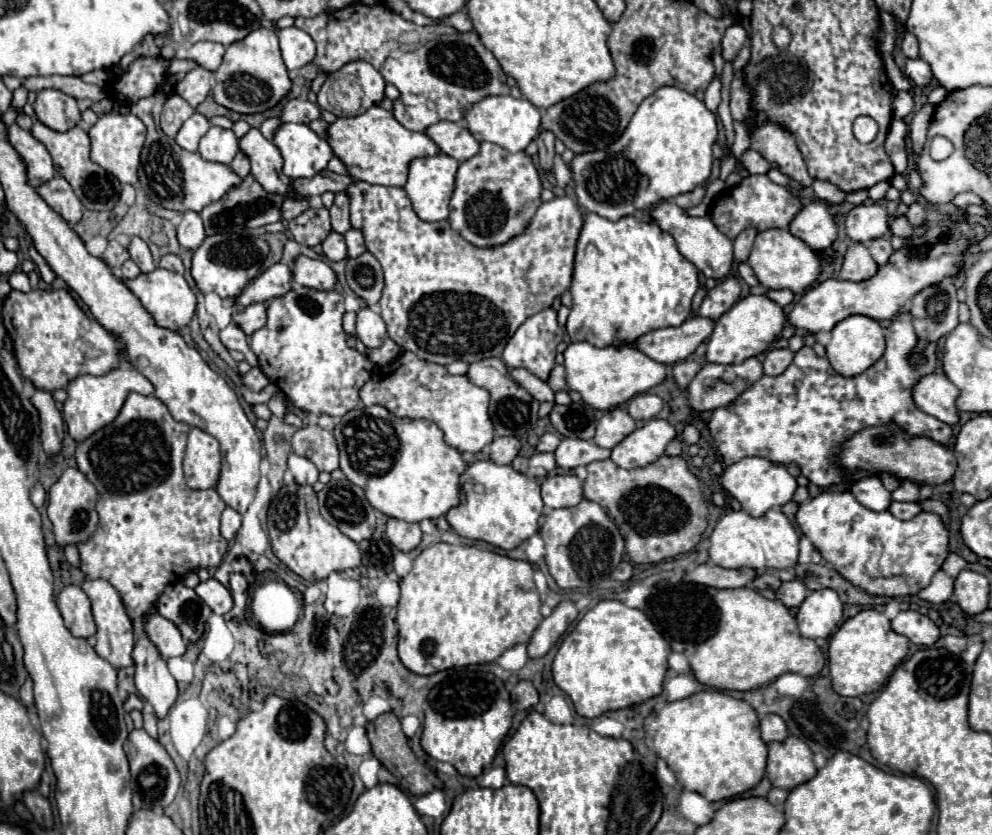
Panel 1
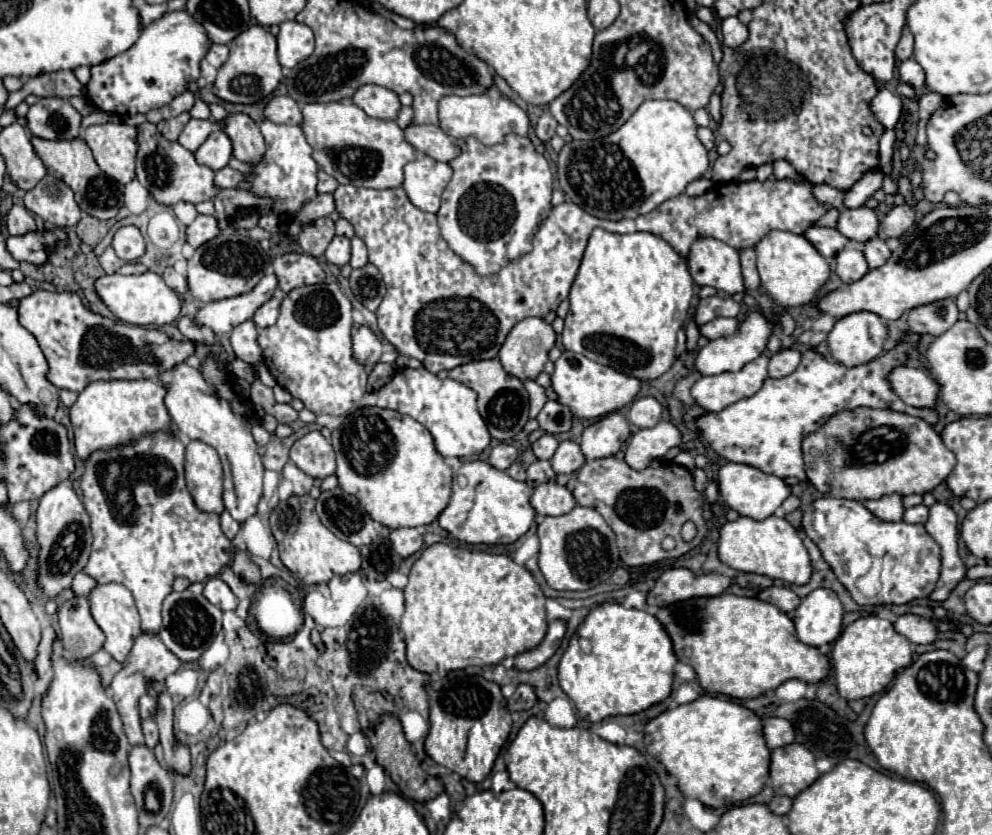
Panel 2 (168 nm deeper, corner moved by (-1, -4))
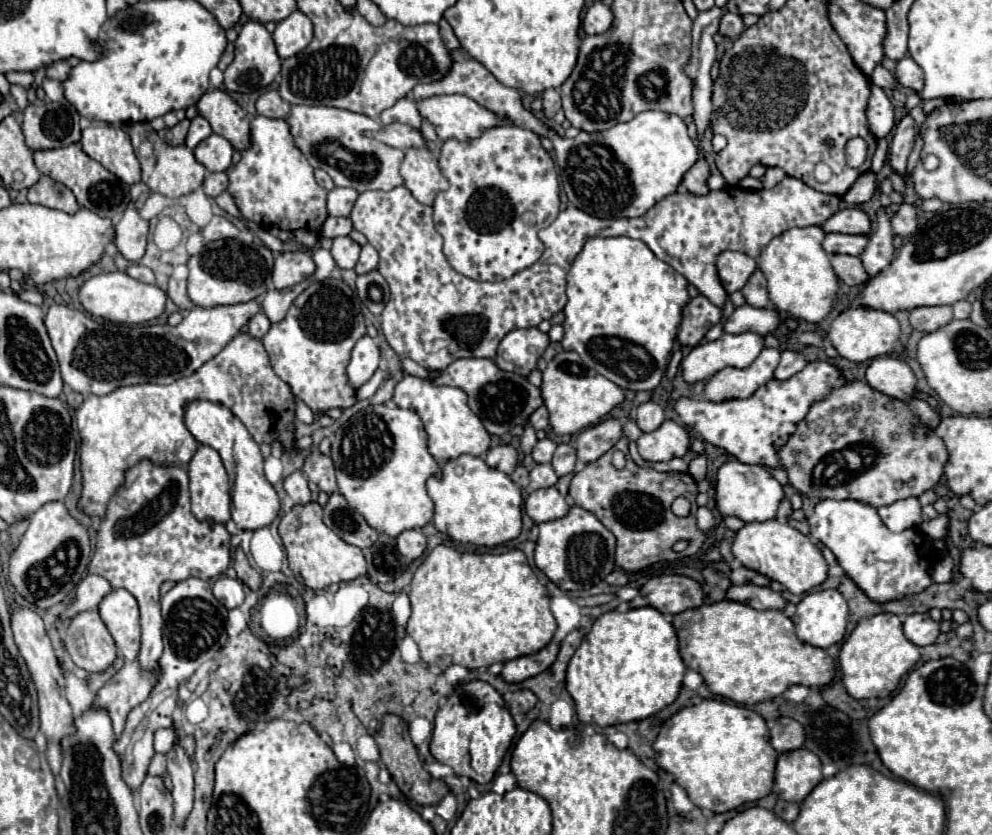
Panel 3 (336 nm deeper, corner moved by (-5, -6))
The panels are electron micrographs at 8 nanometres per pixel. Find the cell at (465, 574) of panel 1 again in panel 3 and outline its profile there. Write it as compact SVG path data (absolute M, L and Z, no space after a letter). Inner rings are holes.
M440 544L414 572L410 584L410 602L412 616L406 632L418 644L420 658L430 666L460 664L468 670L488 668L496 662L508 662L512 658L542 650L556 632L548 590L538 582L524 552L520 550L510 550L506 554L458 552Z

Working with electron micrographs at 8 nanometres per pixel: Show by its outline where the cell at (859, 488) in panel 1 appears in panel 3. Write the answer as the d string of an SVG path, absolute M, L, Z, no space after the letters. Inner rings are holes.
M906 498L894 504L882 506L878 508L878 516L892 532L902 532L906 528L918 528L922 524L918 498Z

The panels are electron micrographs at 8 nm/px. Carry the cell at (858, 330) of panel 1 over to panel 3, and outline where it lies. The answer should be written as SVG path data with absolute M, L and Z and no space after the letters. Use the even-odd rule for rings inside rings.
M862 306L842 312L832 322L827 333L827 338L838 350L838 354L852 362L866 362L866 360L890 354L897 348L899 337L900 324L894 316L880 310L872 310L872 308L862 308Z

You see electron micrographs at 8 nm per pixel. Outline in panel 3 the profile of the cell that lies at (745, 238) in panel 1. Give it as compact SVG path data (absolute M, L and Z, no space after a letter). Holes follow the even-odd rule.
M756 268L750 276L750 280L746 282L746 286L742 288L742 294L746 298L746 302L754 308L766 308L770 304L768 300L768 292L766 292L766 278L762 274L760 268Z

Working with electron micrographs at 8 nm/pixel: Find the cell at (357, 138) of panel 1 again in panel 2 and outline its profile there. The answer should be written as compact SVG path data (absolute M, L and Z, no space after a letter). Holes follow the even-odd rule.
M348 102L306 104L302 108L302 130L312 146L316 164L338 180L338 184L364 186L364 188L394 188L402 186L402 168L406 162L416 160L418 152L406 144L402 128L396 122L370 118L362 108Z

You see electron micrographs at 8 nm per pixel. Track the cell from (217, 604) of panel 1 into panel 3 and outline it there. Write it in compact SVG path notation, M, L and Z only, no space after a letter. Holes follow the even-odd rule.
M220 576L214 586L212 586L214 596L218 598L218 602L222 602L222 606L226 606L228 610L238 608L244 602L244 590L242 590L242 582L240 580L232 580L228 576Z

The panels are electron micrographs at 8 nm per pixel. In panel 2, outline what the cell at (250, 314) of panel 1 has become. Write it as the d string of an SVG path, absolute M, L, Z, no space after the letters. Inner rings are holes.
M270 298L266 304L262 304L262 306L256 310L256 314L254 314L256 326L266 328L266 326L276 324L278 314L280 314L280 302L282 302L282 298Z

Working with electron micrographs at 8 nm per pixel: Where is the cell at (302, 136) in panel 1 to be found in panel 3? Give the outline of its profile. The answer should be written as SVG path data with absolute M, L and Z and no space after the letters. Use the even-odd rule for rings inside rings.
M256 116L252 120L252 146L242 152L242 160L228 168L228 192L234 196L246 220L254 220L260 228L280 240L296 240L312 246L326 214L326 190L314 180L314 168L296 148L286 120Z

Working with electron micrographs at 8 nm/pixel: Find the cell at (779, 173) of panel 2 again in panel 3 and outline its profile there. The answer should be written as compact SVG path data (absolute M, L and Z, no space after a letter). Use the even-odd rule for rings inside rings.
M768 168L766 170L766 176L762 178L762 182L764 182L764 188L774 188L782 178L786 176L786 172L782 170L782 168Z

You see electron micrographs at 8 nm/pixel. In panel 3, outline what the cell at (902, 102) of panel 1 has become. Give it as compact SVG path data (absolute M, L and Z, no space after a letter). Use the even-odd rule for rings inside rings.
M872 86L872 94L868 100L868 108L866 108L866 118L868 118L870 132L876 138L888 136L894 128L894 106L890 98L884 94L884 90L878 86Z

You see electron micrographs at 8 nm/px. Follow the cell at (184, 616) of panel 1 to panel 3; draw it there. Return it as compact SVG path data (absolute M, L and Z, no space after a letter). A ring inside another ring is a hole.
M188 578L178 582L168 594L162 596L162 618L164 618L164 654L158 660L160 678L150 692L150 696L138 704L126 722L124 734L114 744L114 750L122 758L122 778L124 782L136 790L146 772L148 764L154 756L152 736L158 728L172 726L172 710L178 702L178 686L186 682L204 662L216 658L222 648L222 638L226 636L226 614L228 610L212 596L210 582L200 578Z

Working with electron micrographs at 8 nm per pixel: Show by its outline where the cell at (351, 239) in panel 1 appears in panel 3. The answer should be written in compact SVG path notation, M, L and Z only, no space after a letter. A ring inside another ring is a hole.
M364 244L362 246L362 252L360 252L360 258L356 262L356 274L366 274L366 272L372 272L376 270L378 266L378 252L374 250L374 246L370 244Z

